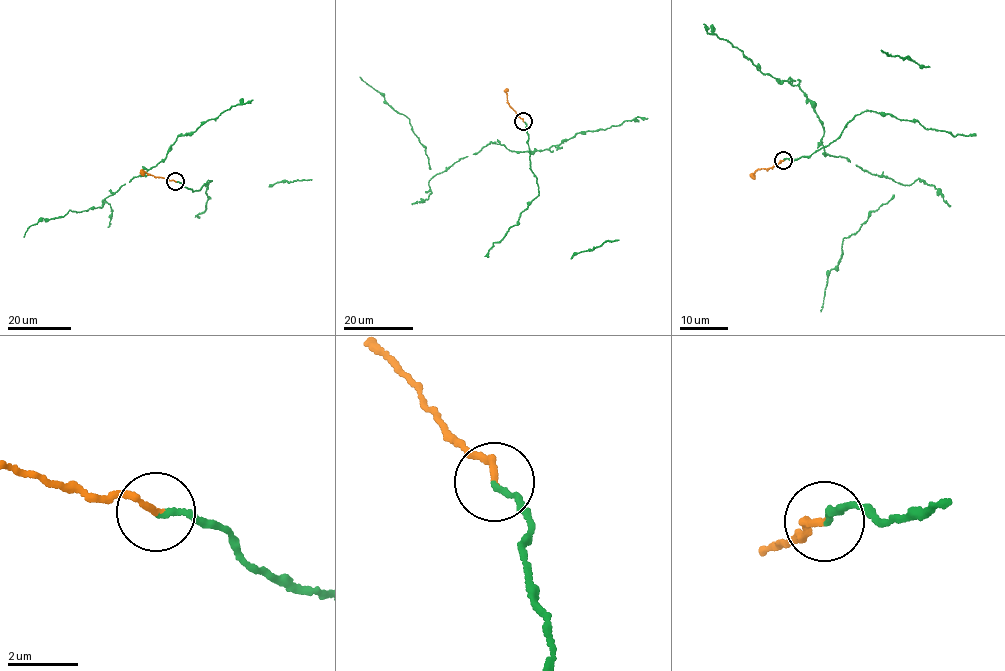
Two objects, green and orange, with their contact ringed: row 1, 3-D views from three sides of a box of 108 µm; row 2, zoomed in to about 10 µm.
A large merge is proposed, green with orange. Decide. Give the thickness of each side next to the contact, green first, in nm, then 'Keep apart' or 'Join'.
Thickness 140 nm (green) against 160 nm. Join

